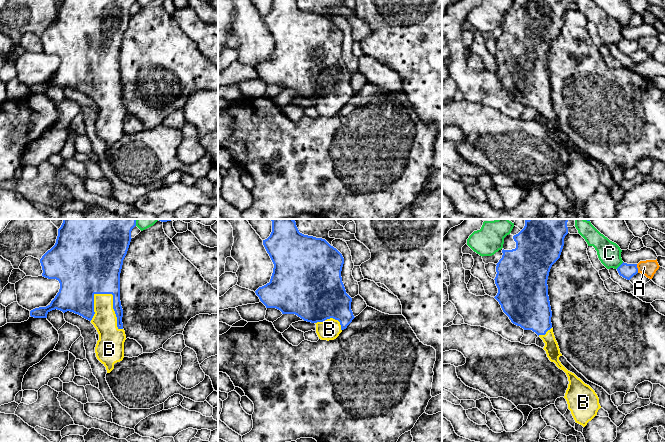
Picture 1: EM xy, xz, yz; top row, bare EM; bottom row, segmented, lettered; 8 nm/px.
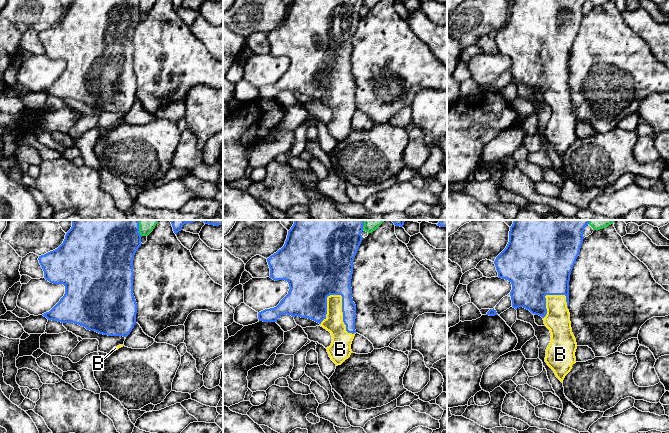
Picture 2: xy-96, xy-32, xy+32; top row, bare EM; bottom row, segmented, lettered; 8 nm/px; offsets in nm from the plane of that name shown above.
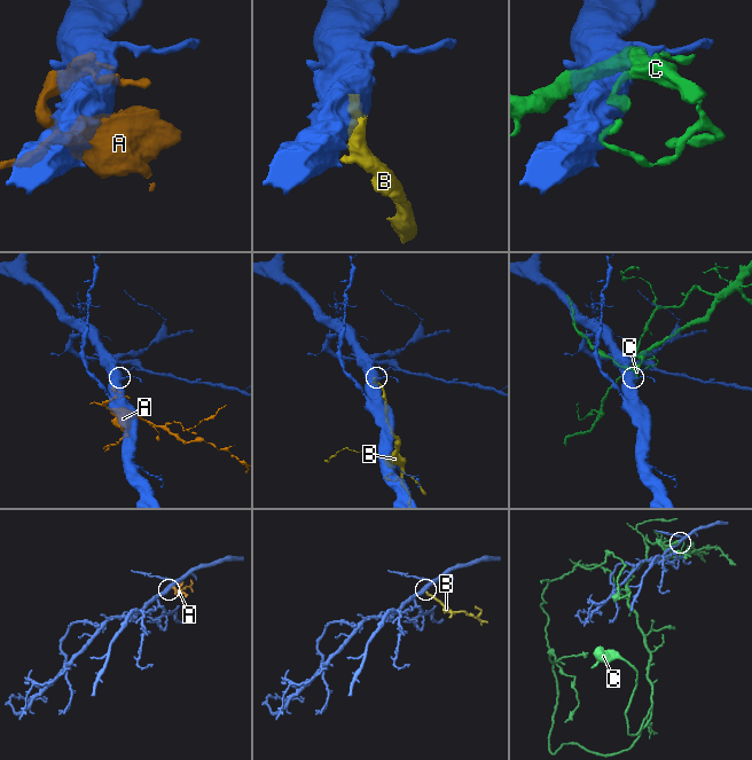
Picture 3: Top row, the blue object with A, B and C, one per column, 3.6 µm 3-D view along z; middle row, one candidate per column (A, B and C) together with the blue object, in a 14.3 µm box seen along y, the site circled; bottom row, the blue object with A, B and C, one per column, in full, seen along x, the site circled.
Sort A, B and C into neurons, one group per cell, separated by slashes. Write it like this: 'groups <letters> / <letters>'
groups A C / B

